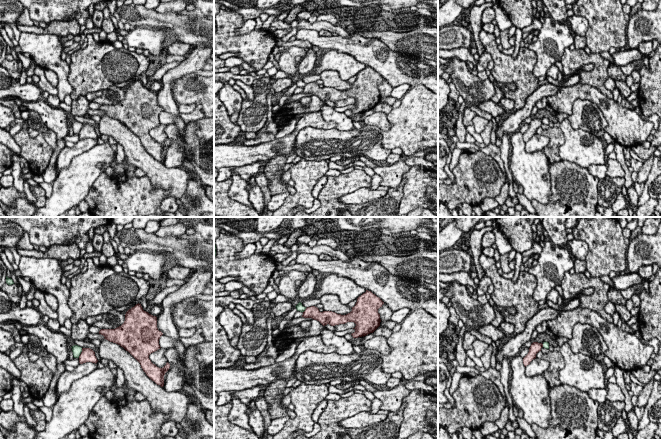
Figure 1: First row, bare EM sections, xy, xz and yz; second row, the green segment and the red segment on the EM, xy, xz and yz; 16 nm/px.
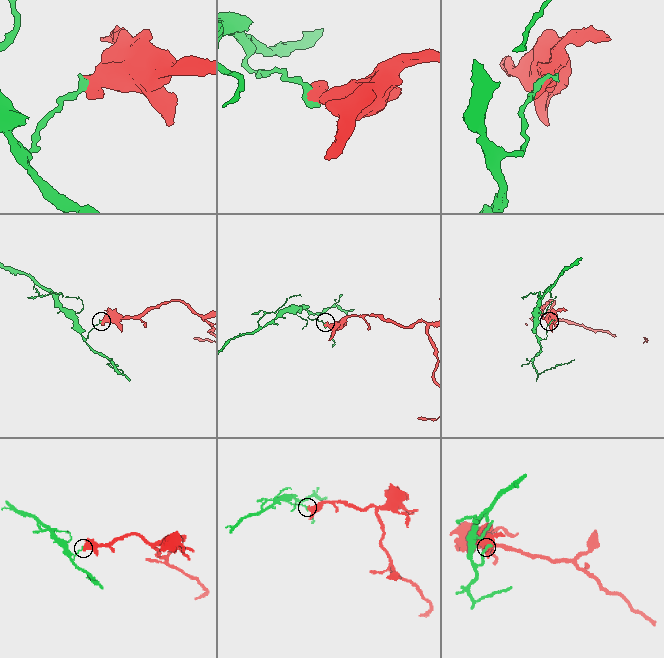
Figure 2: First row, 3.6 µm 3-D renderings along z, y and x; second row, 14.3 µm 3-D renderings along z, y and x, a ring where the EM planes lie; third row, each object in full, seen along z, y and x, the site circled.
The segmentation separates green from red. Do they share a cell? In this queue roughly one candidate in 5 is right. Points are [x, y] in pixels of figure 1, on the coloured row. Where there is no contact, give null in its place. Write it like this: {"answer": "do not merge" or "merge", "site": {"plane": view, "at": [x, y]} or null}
{"answer": "do not merge", "site": {"plane": "xy", "at": [80, 353]}}

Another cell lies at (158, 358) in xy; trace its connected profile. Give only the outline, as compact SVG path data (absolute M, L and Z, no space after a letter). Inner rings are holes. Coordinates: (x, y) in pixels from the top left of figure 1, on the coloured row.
M160 348L149 355L149 359L159 368L163 368L168 362L165 357L166 349Z

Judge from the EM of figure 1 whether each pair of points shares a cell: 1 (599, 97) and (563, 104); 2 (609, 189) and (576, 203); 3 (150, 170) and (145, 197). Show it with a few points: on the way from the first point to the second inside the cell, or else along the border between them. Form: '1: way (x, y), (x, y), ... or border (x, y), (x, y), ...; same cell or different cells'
1: way (590, 95), (572, 95); same cell
2: border (600, 180), (597, 186), (597, 203); different cells
3: border (145, 176), (155, 187), (159, 187), (163, 191); different cells

